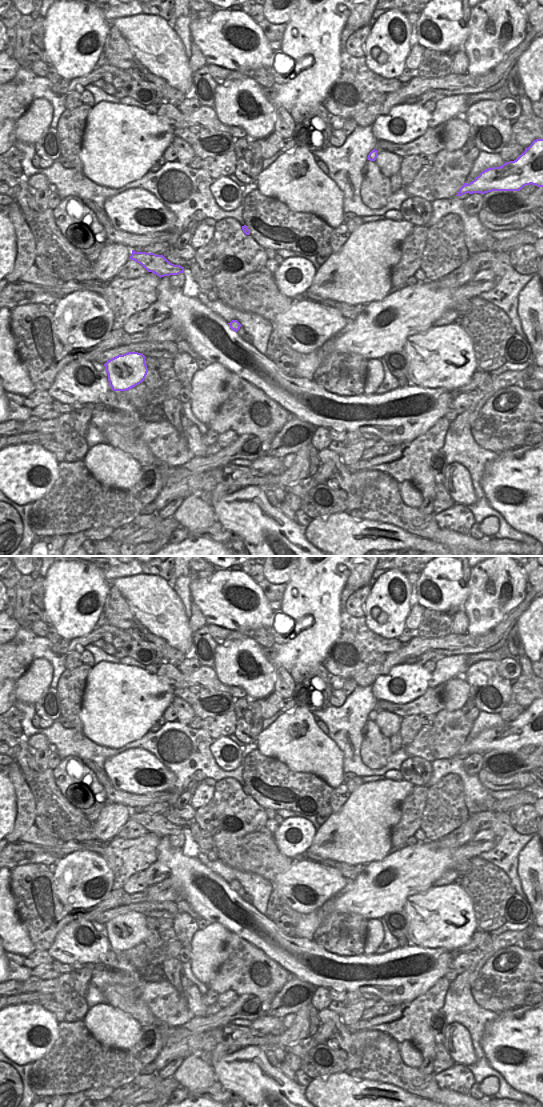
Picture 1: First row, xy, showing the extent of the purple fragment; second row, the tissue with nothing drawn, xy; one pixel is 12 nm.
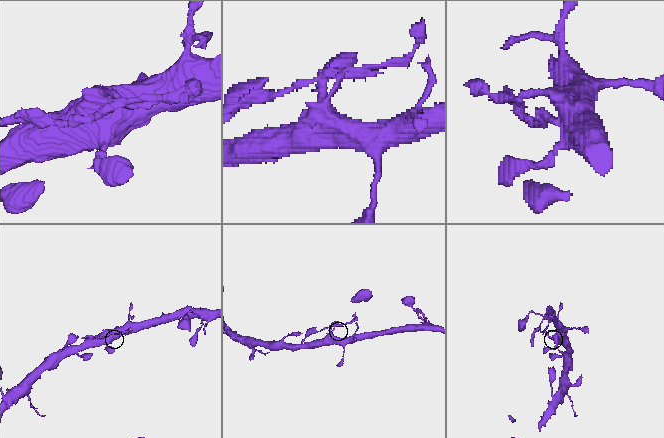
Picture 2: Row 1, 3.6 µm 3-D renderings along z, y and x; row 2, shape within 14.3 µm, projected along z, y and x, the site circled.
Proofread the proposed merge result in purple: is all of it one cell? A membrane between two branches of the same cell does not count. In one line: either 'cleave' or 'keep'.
cleave

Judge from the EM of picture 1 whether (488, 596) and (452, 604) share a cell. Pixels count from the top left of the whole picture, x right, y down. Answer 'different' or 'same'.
different

